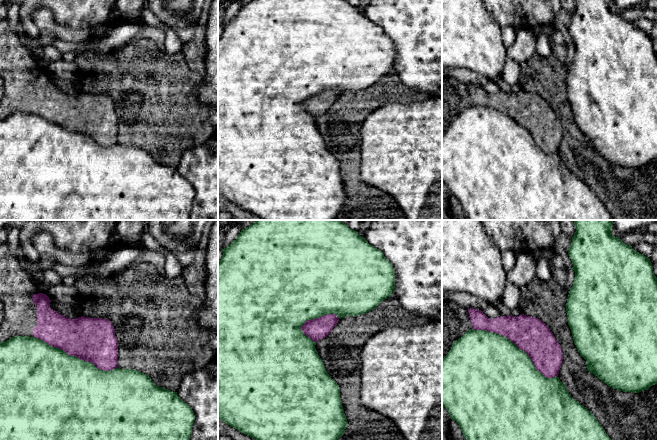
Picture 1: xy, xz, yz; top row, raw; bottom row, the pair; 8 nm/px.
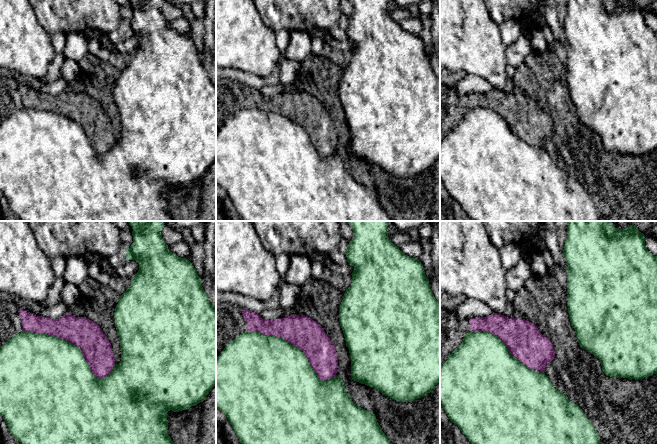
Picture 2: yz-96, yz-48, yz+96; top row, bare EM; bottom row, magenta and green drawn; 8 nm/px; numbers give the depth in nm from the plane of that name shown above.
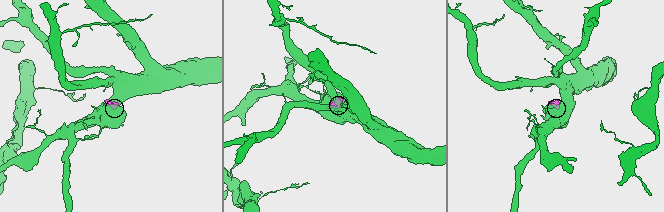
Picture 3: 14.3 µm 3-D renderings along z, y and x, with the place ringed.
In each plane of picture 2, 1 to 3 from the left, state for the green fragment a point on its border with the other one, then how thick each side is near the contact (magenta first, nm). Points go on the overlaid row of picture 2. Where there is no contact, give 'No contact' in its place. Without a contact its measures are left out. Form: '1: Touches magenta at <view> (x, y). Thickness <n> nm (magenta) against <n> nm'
1: Touches magenta at yz-96 (75, 345). Thickness 240 nm (magenta) against 500 nm
2: Touches magenta at yz-48 (297, 347). Thickness 260 nm (magenta) against 500 nm
3: Touches magenta at yz+96 (507, 346). Thickness 280 nm (magenta) against 480 nm

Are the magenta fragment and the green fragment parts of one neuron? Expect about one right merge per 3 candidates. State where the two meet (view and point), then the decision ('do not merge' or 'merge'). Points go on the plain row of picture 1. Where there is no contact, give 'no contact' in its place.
yz (517, 122) | do not merge

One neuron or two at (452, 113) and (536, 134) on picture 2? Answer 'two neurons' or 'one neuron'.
one neuron

